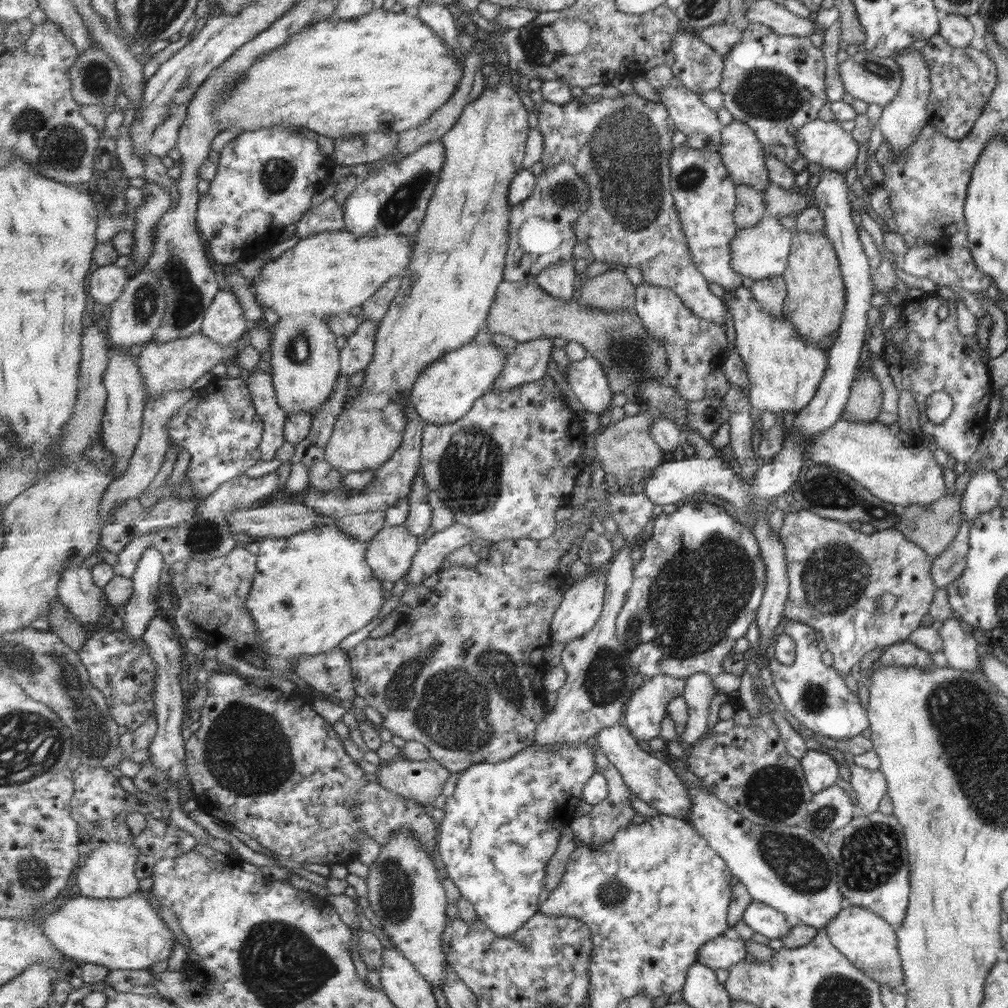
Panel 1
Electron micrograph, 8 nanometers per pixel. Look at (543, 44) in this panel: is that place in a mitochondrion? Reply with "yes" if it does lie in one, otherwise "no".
yes

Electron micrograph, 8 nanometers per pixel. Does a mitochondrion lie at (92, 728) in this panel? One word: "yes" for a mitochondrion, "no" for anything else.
yes

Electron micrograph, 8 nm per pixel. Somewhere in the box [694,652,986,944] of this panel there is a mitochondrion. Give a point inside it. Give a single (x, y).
(872, 855)

